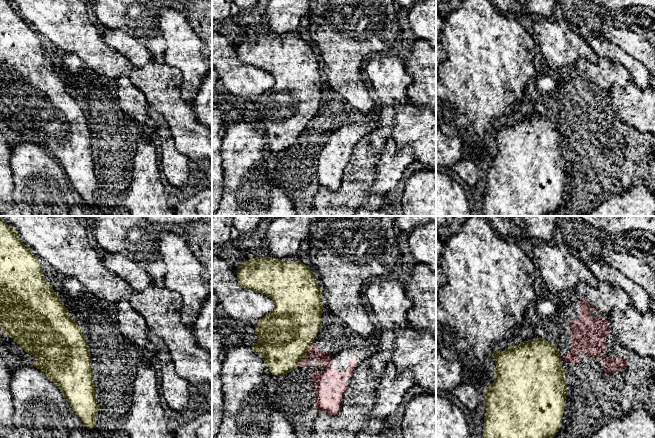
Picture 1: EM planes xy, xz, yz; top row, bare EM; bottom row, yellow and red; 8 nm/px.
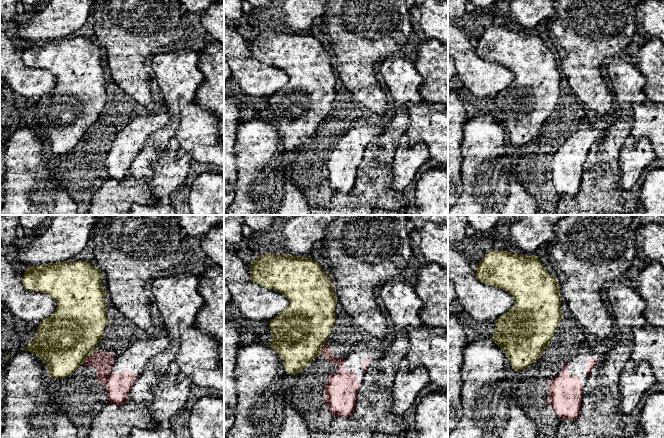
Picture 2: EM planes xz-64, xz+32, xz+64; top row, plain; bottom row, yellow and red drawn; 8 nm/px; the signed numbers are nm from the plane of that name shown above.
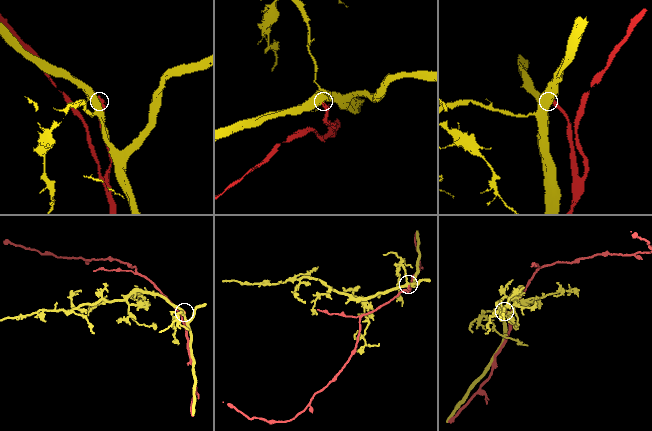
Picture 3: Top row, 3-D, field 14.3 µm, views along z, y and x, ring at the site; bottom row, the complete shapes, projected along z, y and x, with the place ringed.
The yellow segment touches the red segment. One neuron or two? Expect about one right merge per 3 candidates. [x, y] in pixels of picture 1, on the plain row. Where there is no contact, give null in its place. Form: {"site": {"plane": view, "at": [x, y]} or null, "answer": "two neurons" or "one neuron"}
{"site": {"plane": "xz", "at": [307, 130]}, "answer": "two neurons"}

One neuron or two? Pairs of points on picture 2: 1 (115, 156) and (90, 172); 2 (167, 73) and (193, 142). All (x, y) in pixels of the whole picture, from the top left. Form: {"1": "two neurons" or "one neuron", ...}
{"1": "two neurons", "2": "two neurons"}

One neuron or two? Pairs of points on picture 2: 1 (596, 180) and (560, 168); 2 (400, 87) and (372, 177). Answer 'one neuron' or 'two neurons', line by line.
1: two neurons
2: one neuron

